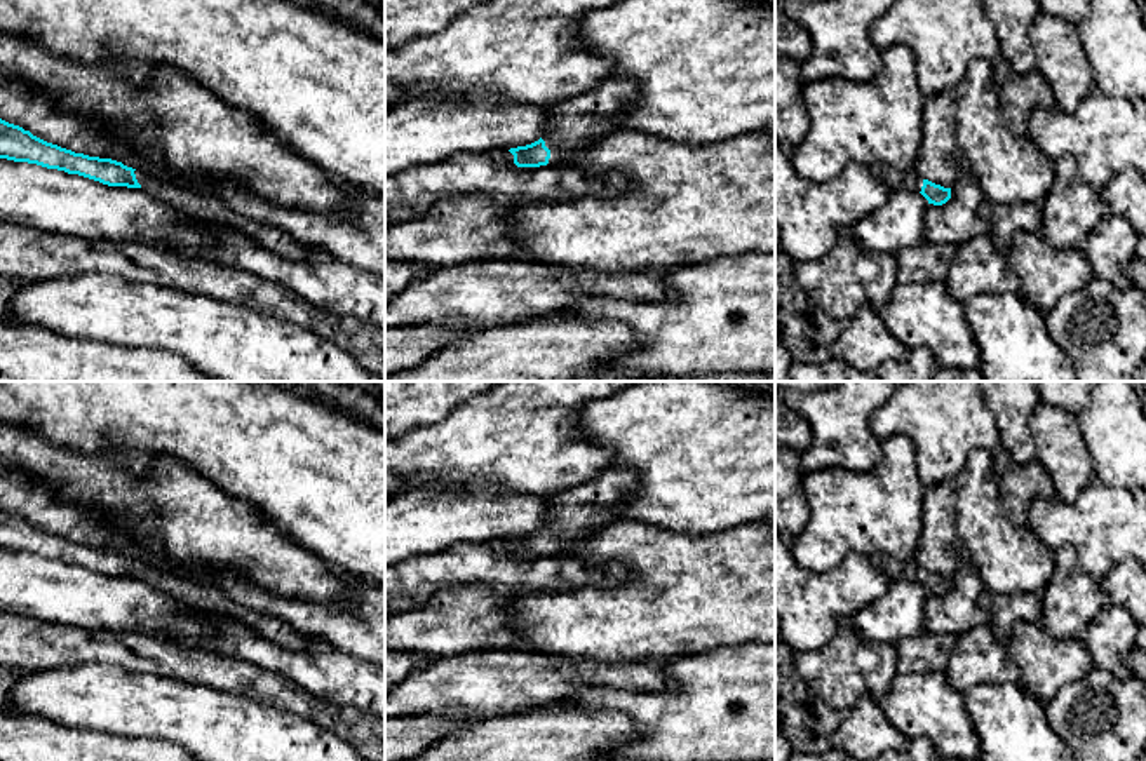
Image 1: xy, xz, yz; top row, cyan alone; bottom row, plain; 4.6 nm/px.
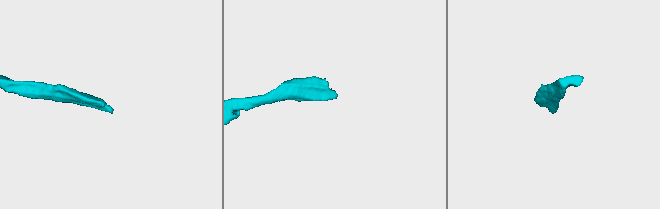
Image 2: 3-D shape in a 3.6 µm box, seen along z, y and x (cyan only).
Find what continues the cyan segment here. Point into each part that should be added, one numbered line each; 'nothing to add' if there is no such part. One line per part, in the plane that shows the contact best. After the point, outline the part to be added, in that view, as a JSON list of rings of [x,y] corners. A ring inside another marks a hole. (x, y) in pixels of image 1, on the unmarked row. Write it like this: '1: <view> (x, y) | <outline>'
1: xz (575, 512) | [[[611,467],[592,481],[549,495],[549,521],[542,526],[550,540],[547,556],[563,556],[570,542],[611,526],[618,519],[613,507],[637,489],[634,472]]]

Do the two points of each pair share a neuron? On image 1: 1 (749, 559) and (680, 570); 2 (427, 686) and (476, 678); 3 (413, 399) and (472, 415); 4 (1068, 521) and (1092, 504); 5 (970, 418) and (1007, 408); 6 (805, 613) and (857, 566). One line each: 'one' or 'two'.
1: one
2: one
3: two
4: one
5: two
6: one

